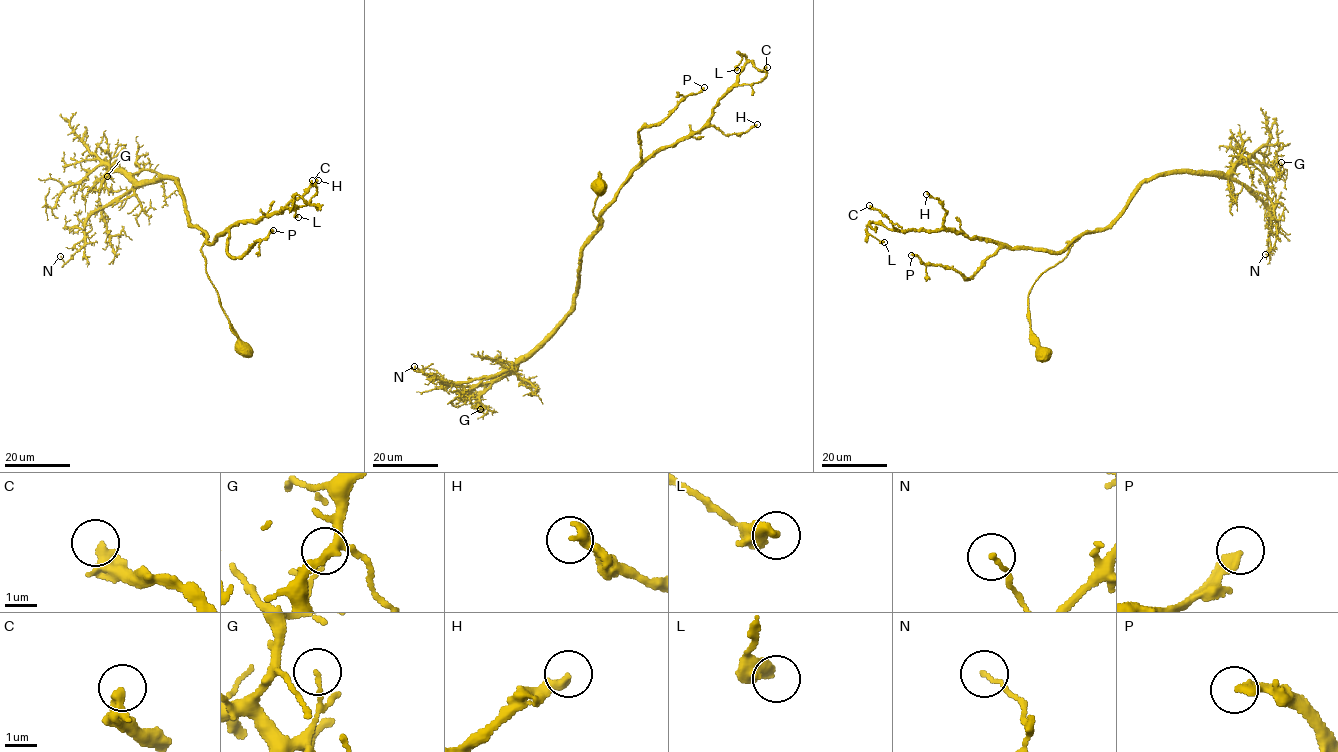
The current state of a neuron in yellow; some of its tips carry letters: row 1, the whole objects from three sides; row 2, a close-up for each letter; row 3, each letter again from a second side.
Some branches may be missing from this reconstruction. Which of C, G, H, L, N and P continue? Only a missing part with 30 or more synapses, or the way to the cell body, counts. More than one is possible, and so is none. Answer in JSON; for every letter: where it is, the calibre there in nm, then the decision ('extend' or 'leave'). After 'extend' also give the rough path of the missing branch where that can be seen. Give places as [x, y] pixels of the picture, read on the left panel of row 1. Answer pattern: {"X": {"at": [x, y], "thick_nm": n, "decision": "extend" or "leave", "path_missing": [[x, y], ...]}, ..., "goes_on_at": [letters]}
{"C": {"at": [312, 180], "thick_nm": 420, "decision": "leave"}, "G": {"at": [107, 176], "thick_nm": 120, "decision": "leave"}, "H": {"at": [318, 180], "thick_nm": 320, "decision": "leave"}, "L": {"at": [298, 217], "thick_nm": 400, "decision": "leave"}, "N": {"at": [60, 256], "thick_nm": 120, "decision": "leave"}, "P": {"at": [273, 230], "thick_nm": 300, "decision": "extend"}, "goes_on_at": ["P"]}

